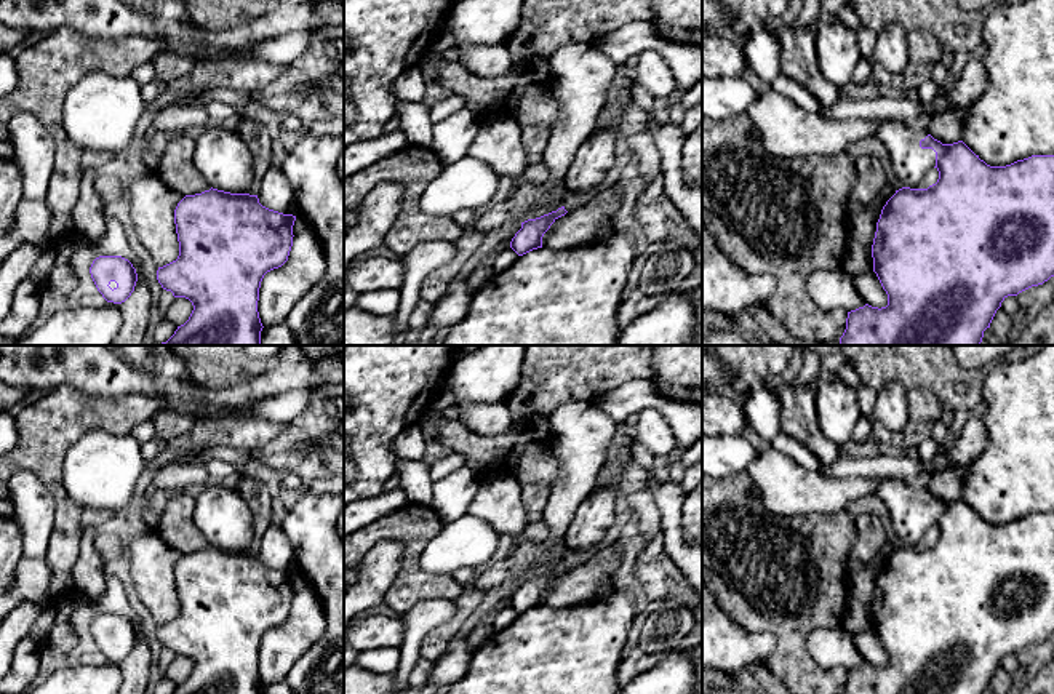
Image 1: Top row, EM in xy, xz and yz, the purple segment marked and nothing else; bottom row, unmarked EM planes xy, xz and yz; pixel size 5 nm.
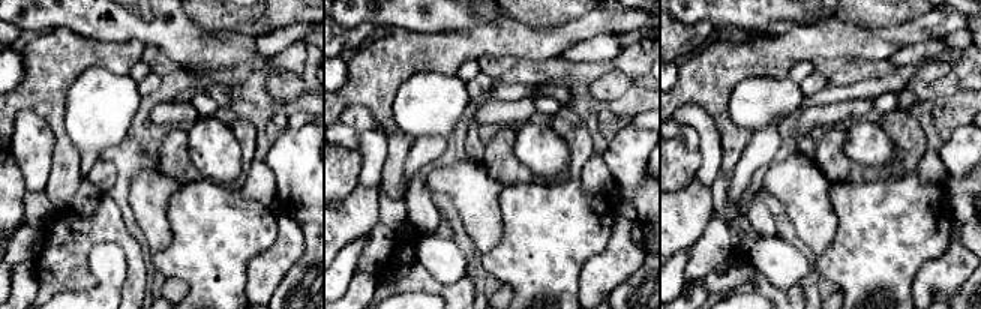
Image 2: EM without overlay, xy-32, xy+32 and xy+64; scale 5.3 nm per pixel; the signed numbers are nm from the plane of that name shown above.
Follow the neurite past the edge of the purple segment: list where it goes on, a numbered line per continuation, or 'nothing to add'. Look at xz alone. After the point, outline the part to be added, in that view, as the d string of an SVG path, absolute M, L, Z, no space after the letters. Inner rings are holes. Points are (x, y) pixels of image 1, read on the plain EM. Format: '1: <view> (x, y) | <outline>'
1: xz (595, 514) | M622 477L585 497L574 512L574 518L566 531L565 568L573 569L577 556L598 545L611 524L619 518L616 513L616 494L621 489Z

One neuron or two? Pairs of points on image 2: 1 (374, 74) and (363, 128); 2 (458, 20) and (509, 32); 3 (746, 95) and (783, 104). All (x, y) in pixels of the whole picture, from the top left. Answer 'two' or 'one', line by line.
1: two
2: two
3: one

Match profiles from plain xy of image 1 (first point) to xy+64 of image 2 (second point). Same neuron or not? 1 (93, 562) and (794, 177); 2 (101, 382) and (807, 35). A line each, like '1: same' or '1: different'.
1: different
2: different

